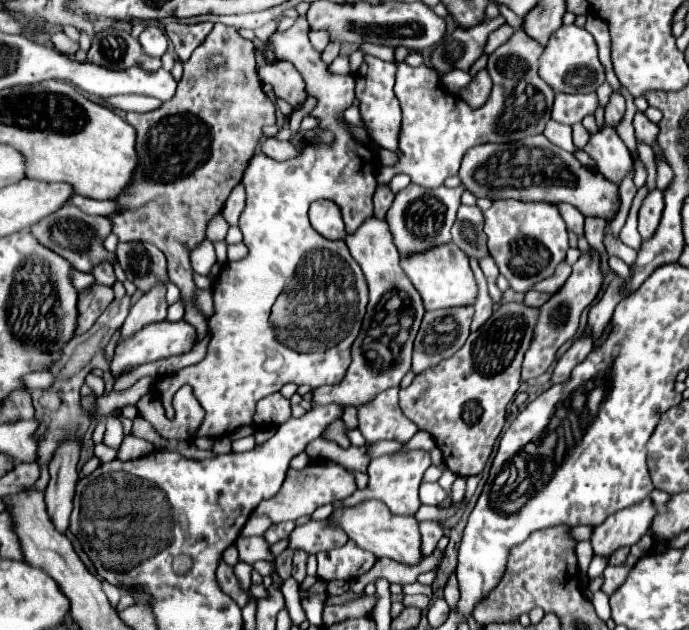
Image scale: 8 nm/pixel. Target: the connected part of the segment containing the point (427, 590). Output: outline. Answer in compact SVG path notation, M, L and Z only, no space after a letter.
M418 582L412 584L406 584L402 586L402 592L406 595L414 594L426 594L430 598L432 597L432 589L429 585L422 585Z

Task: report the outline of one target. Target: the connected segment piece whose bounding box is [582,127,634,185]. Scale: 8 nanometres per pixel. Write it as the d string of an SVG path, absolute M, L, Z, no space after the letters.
M604 127L594 133L582 151L586 151L596 163L596 169L616 185L620 185L632 171L632 155L612 127Z

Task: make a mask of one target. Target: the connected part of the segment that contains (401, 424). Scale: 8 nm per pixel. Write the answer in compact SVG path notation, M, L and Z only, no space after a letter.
M398 387L380 393L372 405L358 407L358 429L366 441L394 439L398 443L408 443L418 425L412 423L398 405Z

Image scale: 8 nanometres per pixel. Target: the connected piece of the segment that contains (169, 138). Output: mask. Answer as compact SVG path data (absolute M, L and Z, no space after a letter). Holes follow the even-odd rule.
M216 23L204 43L196 47L192 57L184 63L184 75L174 97L150 113L128 113L126 121L140 135L140 145L136 145L136 151L140 153L140 169L136 169L132 189L128 189L124 197L118 197L118 201L124 205L124 211L110 217L114 225L112 231L120 237L120 241L146 241L166 255L168 277L180 289L180 301L186 307L184 321L196 327L198 339L204 339L208 335L208 317L196 307L198 289L192 279L194 271L190 263L190 251L206 239L208 223L222 211L228 195L242 181L248 161L252 159L264 135L262 129L276 123L276 105L262 91L262 83L256 73L252 41L242 39L234 27ZM212 53L222 53L226 57L226 65L216 73L206 71L206 61Z

